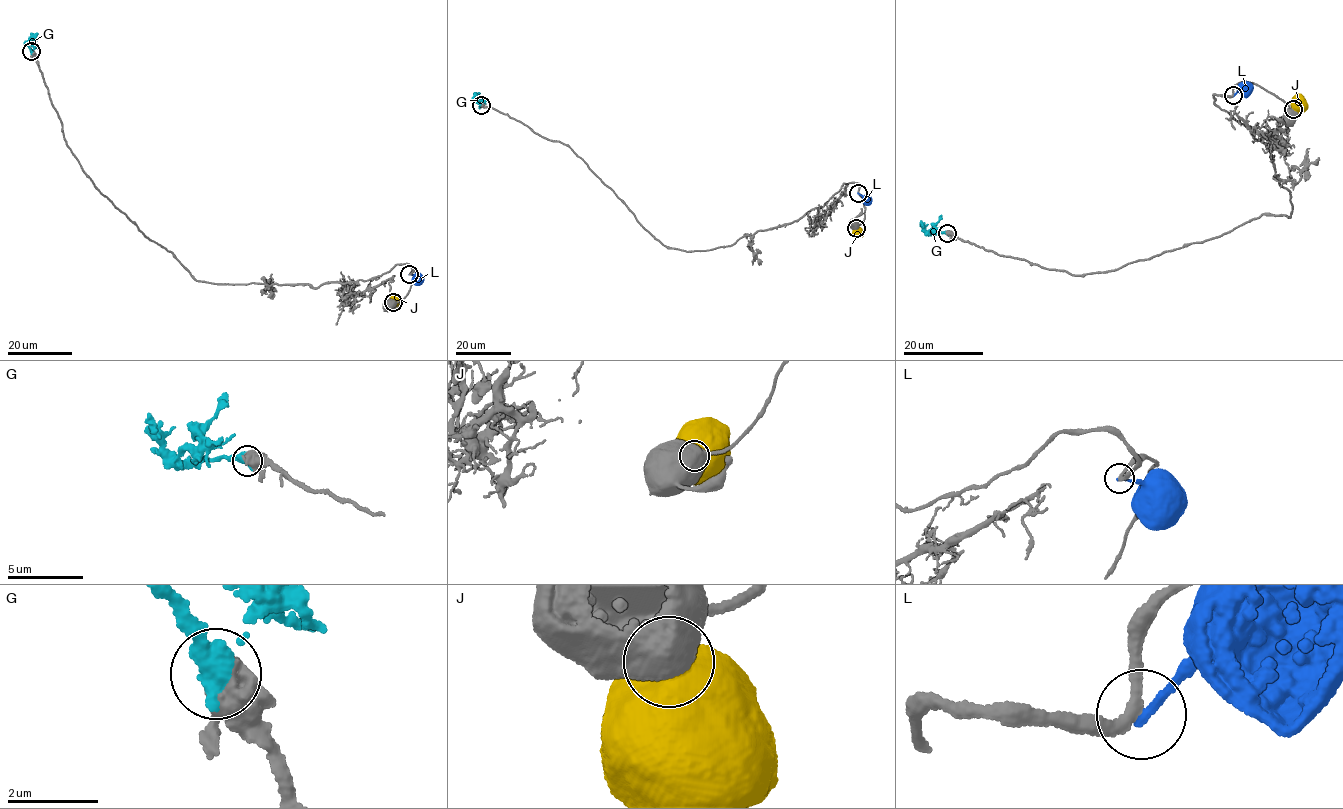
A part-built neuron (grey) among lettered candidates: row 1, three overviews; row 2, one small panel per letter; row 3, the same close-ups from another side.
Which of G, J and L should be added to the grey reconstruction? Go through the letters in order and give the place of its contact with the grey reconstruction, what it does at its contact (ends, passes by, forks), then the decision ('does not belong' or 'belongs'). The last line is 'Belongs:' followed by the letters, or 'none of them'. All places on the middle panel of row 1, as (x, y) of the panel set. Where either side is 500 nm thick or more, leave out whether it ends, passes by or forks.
G: (481, 105) | belongs
J: (856, 228) | does not belong
L: (858, 193) | it ends | does not belong
Belongs: G

